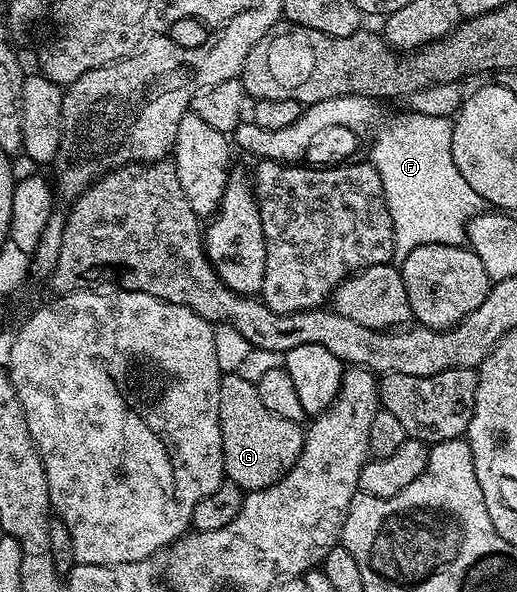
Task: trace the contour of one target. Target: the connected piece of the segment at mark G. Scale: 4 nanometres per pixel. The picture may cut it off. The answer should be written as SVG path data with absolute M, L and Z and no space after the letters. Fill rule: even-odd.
M224 373L221 380L219 423L224 475L230 481L237 482L245 492L271 486L288 474L303 451L304 427L293 420L273 416L273 412L261 404L255 382L245 380L238 373Z

